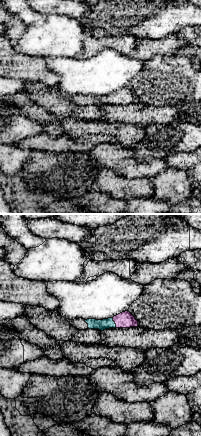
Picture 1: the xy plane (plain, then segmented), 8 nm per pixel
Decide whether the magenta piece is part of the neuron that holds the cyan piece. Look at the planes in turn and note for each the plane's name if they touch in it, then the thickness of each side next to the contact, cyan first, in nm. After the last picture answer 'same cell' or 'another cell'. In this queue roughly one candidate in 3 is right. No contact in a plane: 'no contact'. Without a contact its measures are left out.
contact in xy; calibres 80 and 130 nm

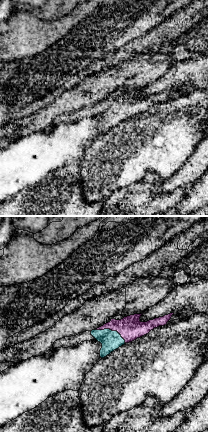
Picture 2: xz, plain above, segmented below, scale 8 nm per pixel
contact in xz; calibres 160 and 200 nm

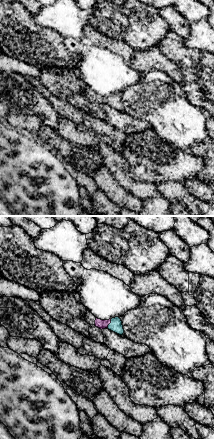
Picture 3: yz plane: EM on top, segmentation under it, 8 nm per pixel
contact in yz; calibres 100 and 80 nm

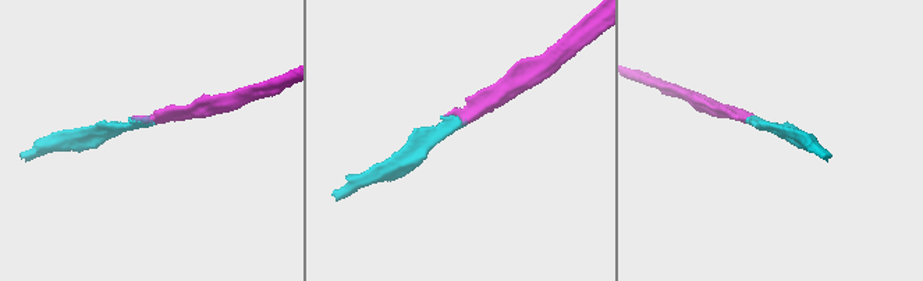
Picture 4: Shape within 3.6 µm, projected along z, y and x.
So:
same cell

